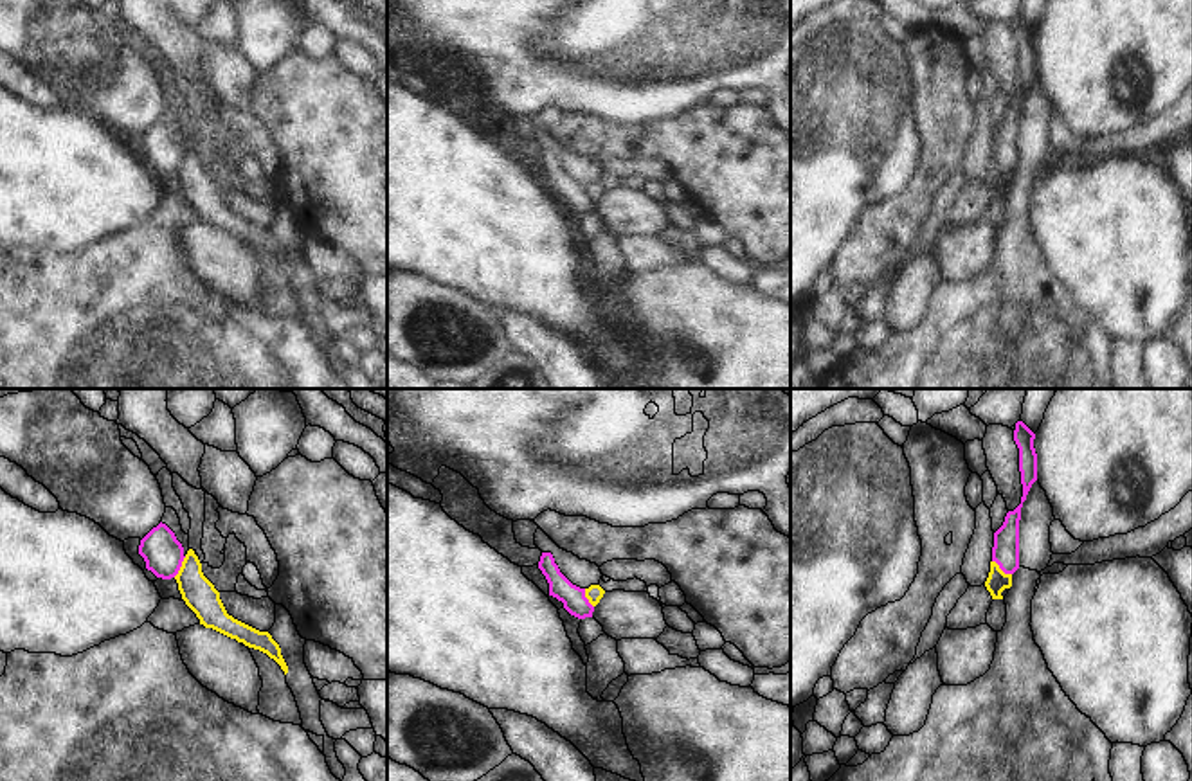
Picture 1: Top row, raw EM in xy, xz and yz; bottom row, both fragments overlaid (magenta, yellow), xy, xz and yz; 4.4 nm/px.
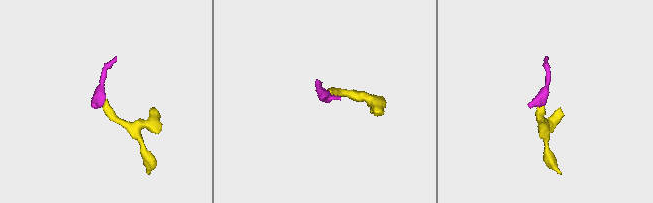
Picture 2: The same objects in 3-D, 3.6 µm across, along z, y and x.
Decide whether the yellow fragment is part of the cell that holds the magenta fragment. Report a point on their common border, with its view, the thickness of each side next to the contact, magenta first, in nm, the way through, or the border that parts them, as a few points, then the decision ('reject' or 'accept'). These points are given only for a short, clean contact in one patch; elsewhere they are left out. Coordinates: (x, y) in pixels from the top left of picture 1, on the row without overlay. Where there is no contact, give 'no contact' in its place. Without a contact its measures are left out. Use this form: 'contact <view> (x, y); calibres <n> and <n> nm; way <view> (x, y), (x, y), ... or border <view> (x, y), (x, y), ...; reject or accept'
contact xy (180, 162); calibres 180 and 150 nm; border xy (186, 153), (173, 173); reject

